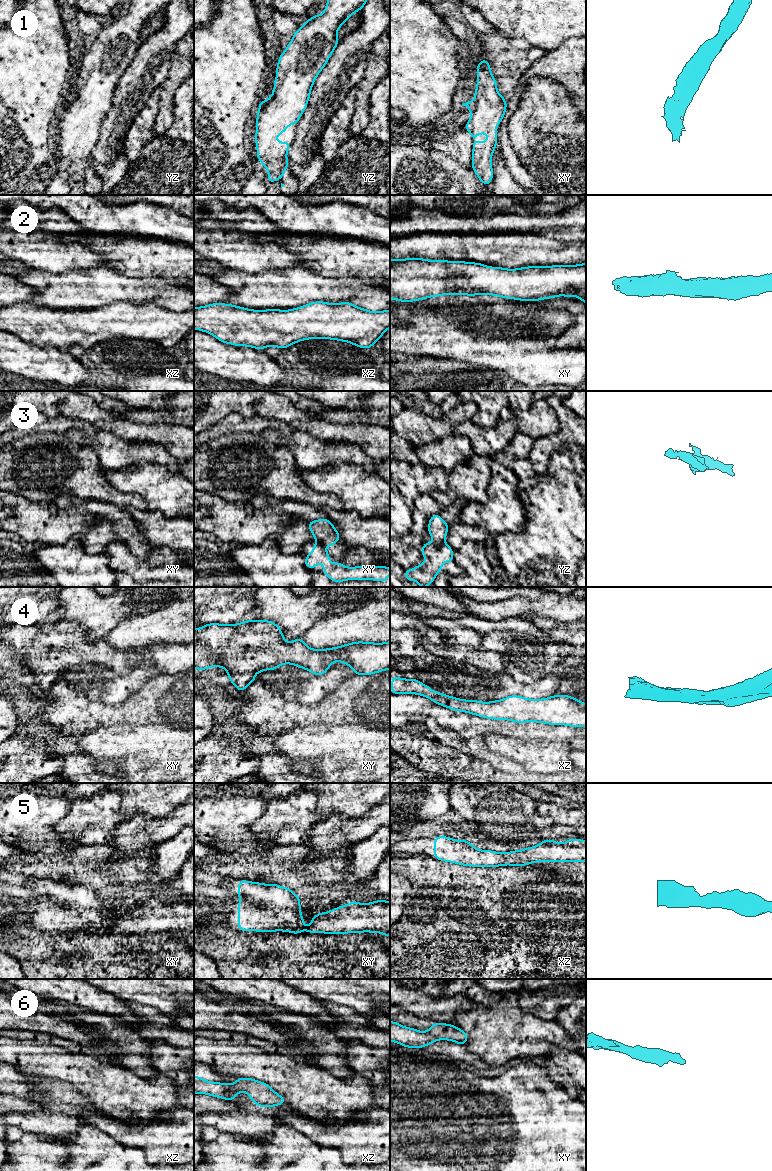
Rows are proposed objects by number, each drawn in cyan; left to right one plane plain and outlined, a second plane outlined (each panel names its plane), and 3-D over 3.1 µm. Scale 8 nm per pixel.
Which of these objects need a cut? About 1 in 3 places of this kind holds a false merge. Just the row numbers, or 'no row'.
3, 6

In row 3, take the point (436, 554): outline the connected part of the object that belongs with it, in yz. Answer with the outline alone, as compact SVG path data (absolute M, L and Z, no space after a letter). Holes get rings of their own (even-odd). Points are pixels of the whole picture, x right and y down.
M425 542L421 549L421 555L427 559L414 569L405 570L404 576L408 581L417 581L420 587L426 587L433 583L436 575L442 571L444 562L453 562L453 549L445 542Z

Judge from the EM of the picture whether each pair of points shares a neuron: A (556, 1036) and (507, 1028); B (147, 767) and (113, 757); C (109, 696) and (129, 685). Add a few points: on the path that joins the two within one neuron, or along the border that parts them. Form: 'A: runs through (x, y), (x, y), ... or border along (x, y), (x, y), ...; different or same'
A: runs through (544, 1035), (519, 1034); same
B: runs through (139, 759), (137, 757), (121, 757); same
C: runs through (114, 691), (124, 686); same

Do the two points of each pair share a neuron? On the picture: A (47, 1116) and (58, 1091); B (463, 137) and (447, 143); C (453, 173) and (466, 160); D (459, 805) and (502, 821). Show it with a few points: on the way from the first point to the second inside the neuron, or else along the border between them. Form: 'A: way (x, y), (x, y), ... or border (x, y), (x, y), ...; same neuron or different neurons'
A: way (53, 1110), (58, 1105), (58, 1097); same neuron
B: way (459, 140), (451, 142); same neuron
C: border (449, 155), (461, 164), (470, 166); different neurons
D: way (470, 814), (482, 821), (491, 821); same neuron

